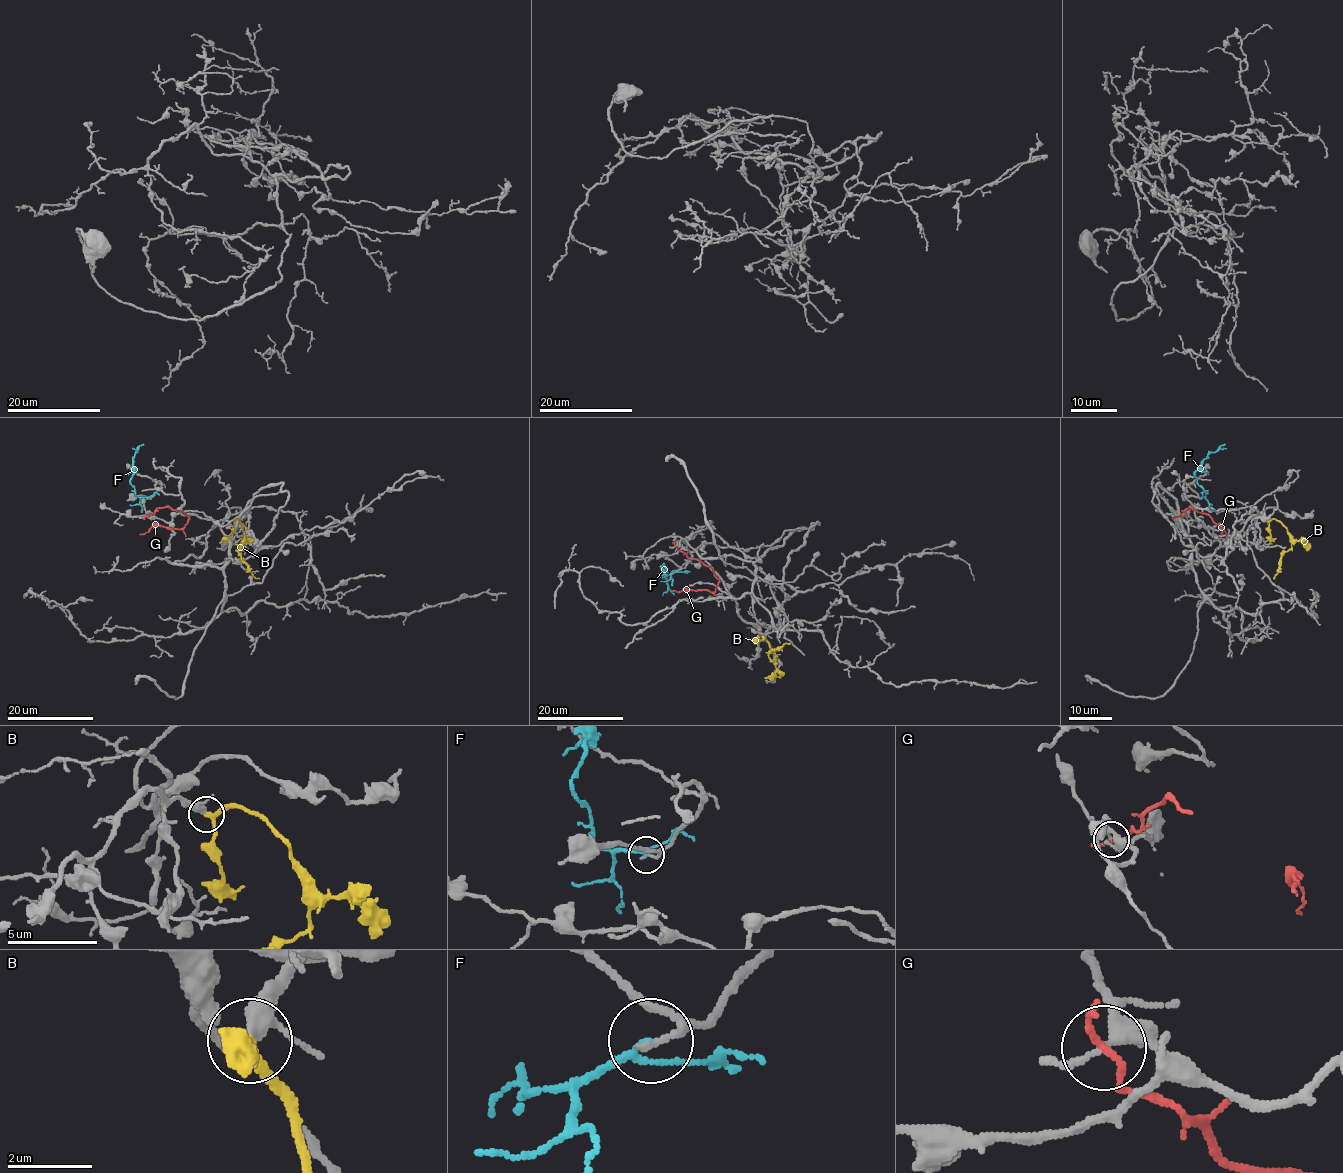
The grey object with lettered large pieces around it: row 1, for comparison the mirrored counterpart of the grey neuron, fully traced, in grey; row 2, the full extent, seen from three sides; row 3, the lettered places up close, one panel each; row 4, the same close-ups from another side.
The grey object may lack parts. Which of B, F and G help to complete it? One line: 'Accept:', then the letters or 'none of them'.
Accept: B

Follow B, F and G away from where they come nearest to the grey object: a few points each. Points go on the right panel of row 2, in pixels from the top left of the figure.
B: (1267, 521), (1276, 519), (1284, 526), (1291, 547), (1281, 559), (1274, 578)
F: (1200, 498), (1205, 495), (1194, 472), (1207, 455), (1225, 444)
G: (1176, 517), (1191, 507), (1206, 513), (1220, 525), (1221, 534)

